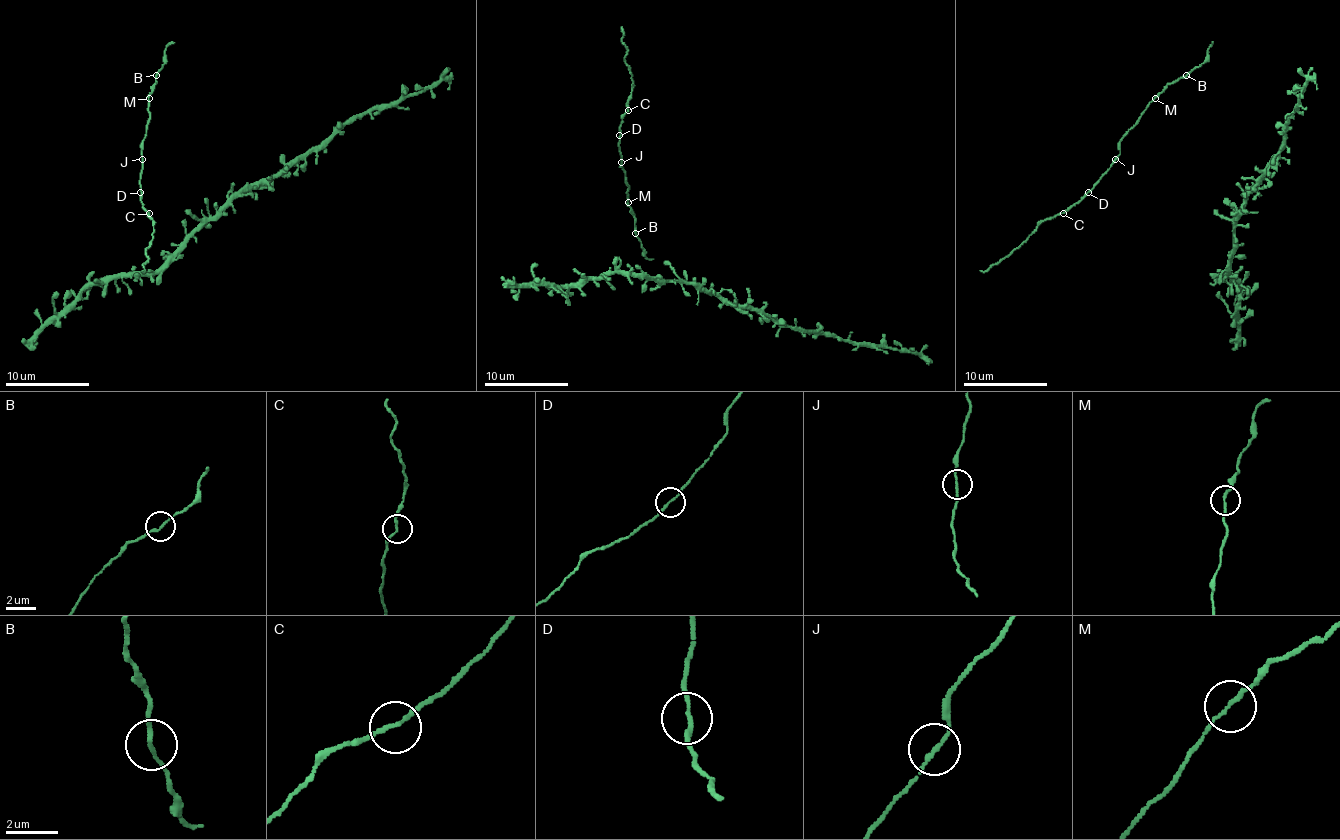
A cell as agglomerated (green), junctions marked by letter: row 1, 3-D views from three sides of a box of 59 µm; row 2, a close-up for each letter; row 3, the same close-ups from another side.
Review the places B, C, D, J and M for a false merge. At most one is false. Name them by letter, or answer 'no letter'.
no letter

